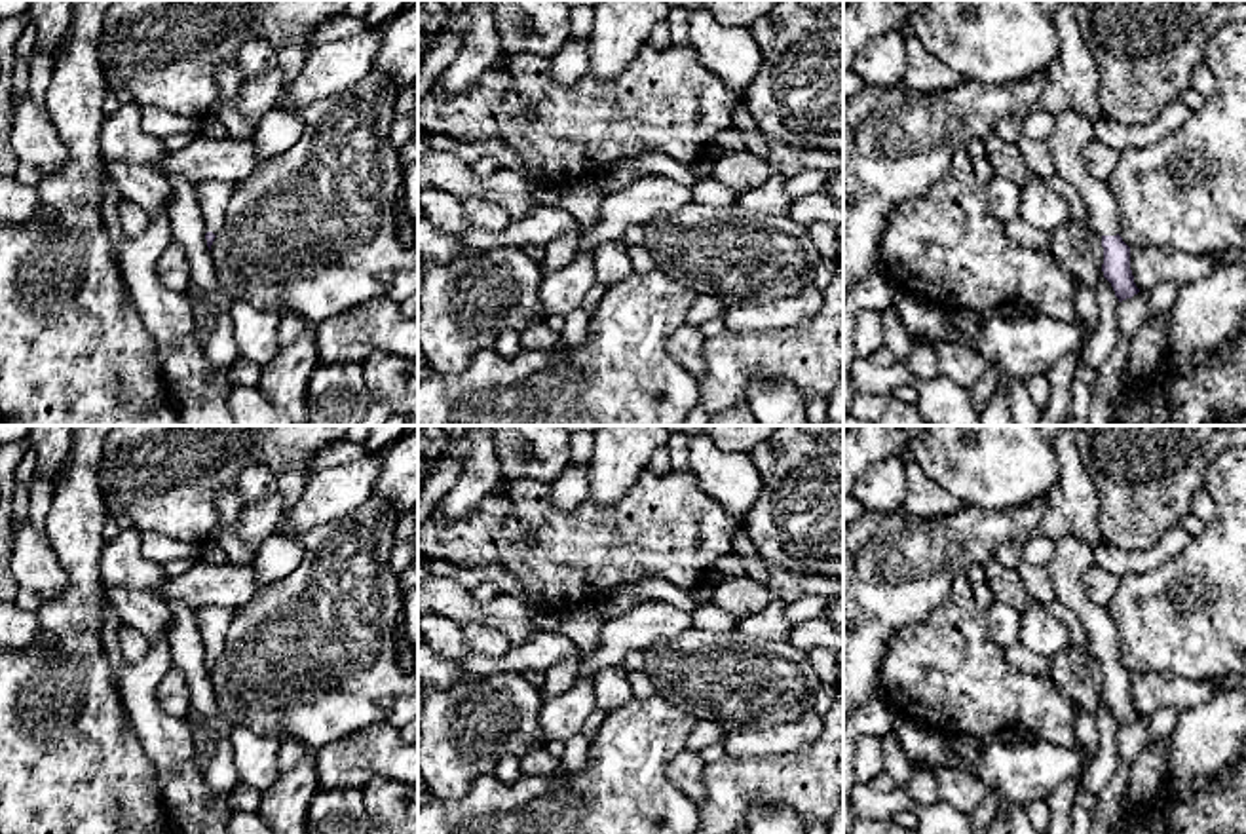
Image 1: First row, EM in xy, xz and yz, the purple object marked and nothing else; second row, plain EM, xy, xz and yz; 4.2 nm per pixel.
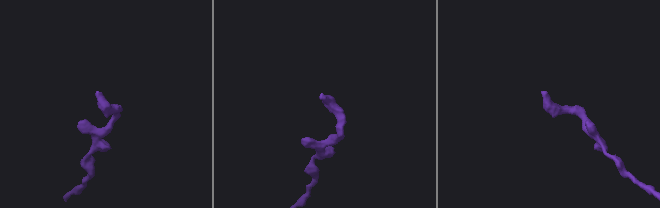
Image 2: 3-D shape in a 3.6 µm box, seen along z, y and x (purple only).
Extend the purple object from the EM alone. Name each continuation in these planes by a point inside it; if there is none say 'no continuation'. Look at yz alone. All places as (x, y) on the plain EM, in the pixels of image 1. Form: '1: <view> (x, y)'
1: yz (1074, 557)

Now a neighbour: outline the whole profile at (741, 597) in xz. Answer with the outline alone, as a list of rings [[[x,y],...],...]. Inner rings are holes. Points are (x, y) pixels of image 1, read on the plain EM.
[[[739,576],[712,587],[710,602],[743,619],[762,612],[775,600],[767,585]]]

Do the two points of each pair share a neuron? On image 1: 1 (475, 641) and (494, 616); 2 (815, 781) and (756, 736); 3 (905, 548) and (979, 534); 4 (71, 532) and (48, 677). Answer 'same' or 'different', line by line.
1: different
2: different
3: same
4: same

